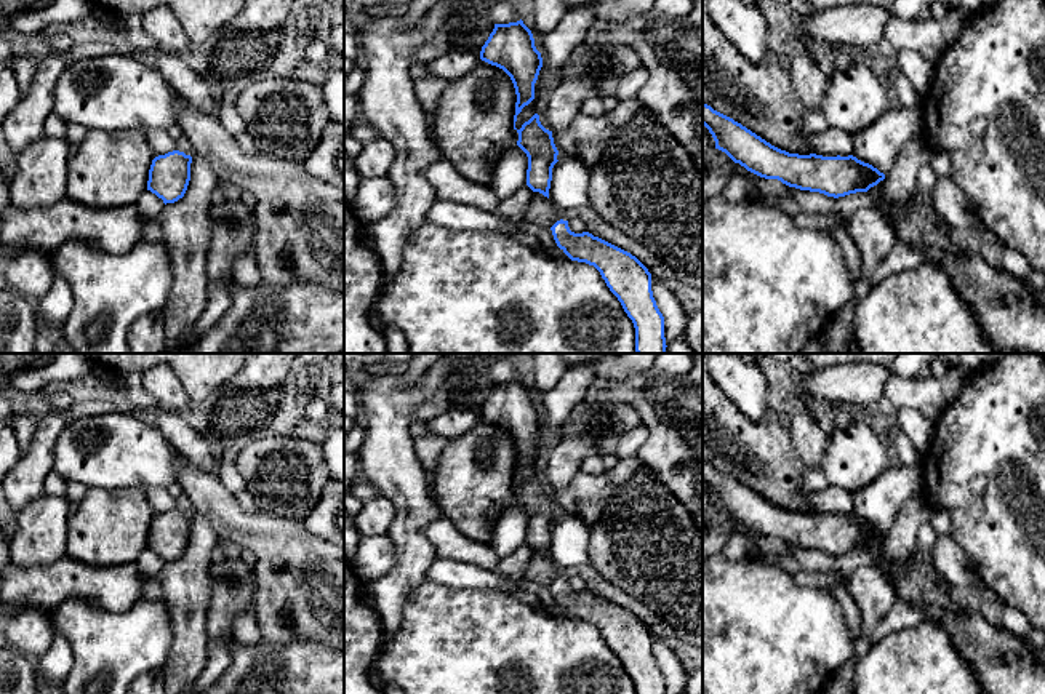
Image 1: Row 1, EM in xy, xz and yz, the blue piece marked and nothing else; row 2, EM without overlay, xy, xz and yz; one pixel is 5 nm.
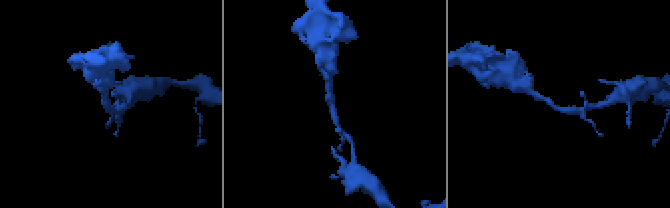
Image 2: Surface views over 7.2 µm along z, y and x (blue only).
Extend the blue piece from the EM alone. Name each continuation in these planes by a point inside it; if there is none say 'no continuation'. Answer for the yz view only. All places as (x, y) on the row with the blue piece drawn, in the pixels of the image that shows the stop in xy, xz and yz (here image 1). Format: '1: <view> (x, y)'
no continuation

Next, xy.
no continuation

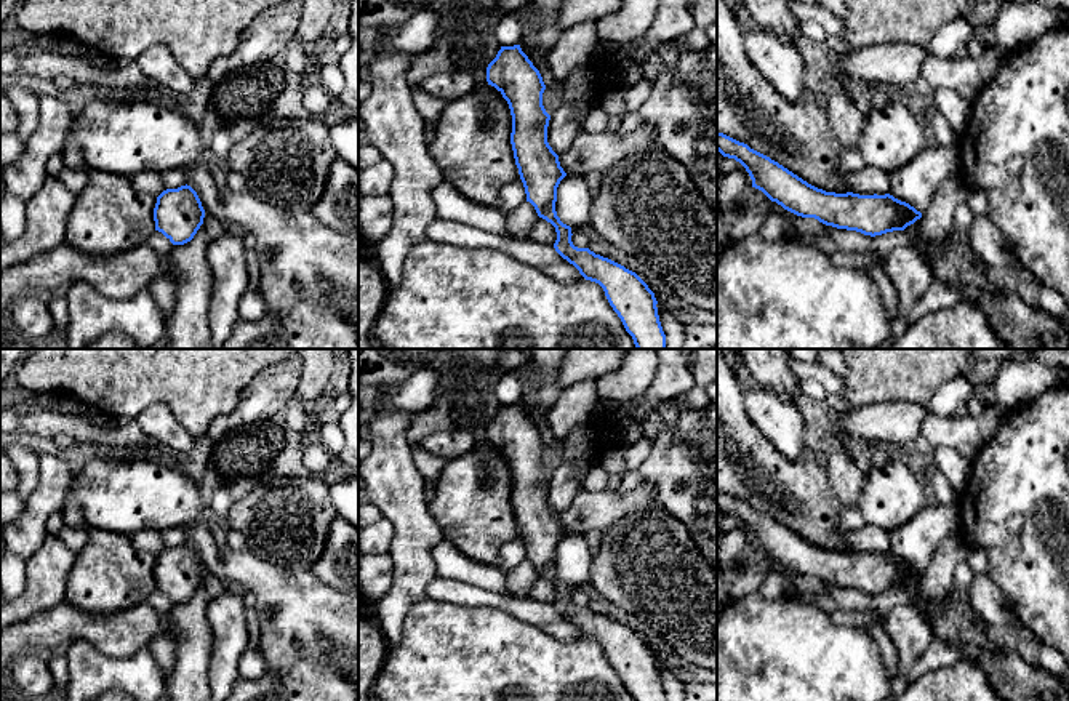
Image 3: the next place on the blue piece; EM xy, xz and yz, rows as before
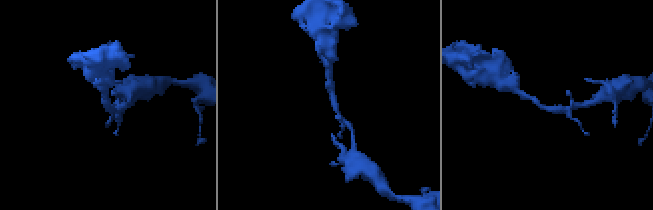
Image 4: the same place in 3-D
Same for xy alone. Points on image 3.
no continuation

